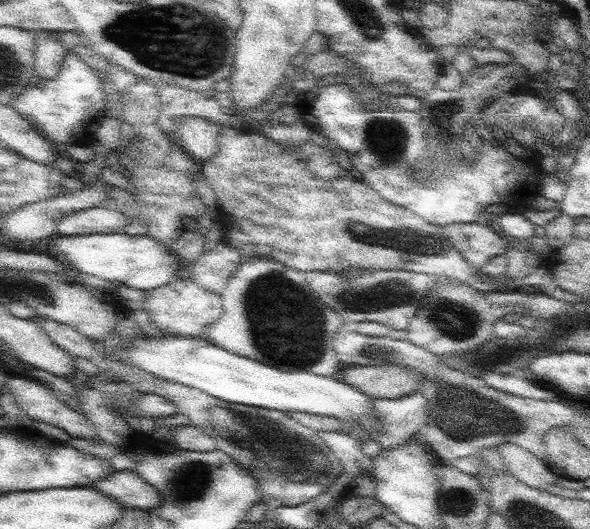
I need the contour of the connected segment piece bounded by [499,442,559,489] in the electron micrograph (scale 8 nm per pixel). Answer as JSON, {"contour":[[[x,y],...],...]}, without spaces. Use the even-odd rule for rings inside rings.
{"contour":[[[505,442],[500,444],[499,451],[506,461],[509,472],[532,488],[546,488],[550,484],[555,484],[559,478],[548,463],[521,446]]]}

